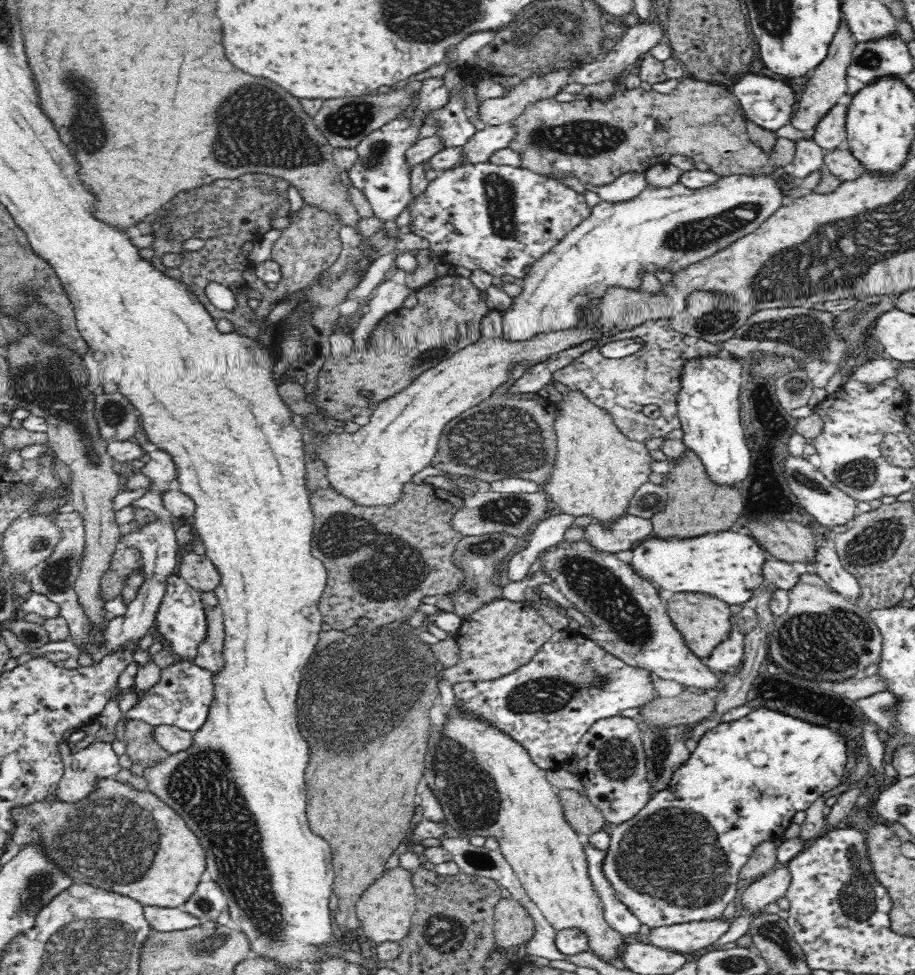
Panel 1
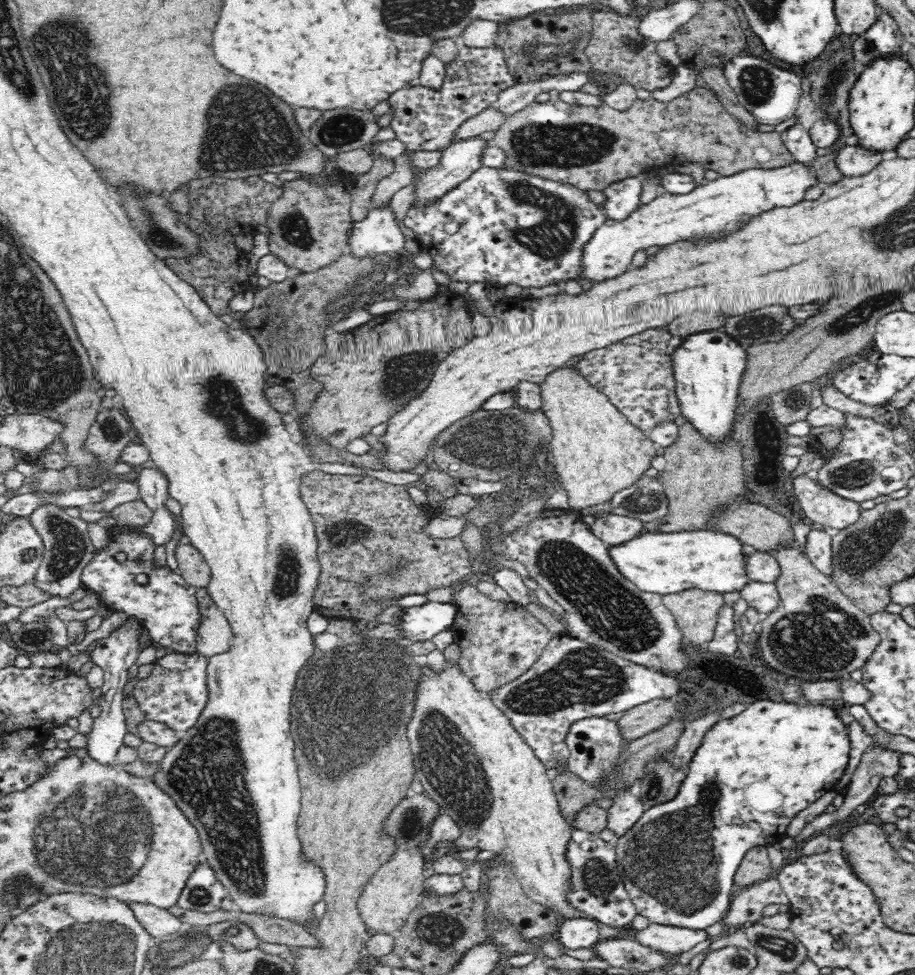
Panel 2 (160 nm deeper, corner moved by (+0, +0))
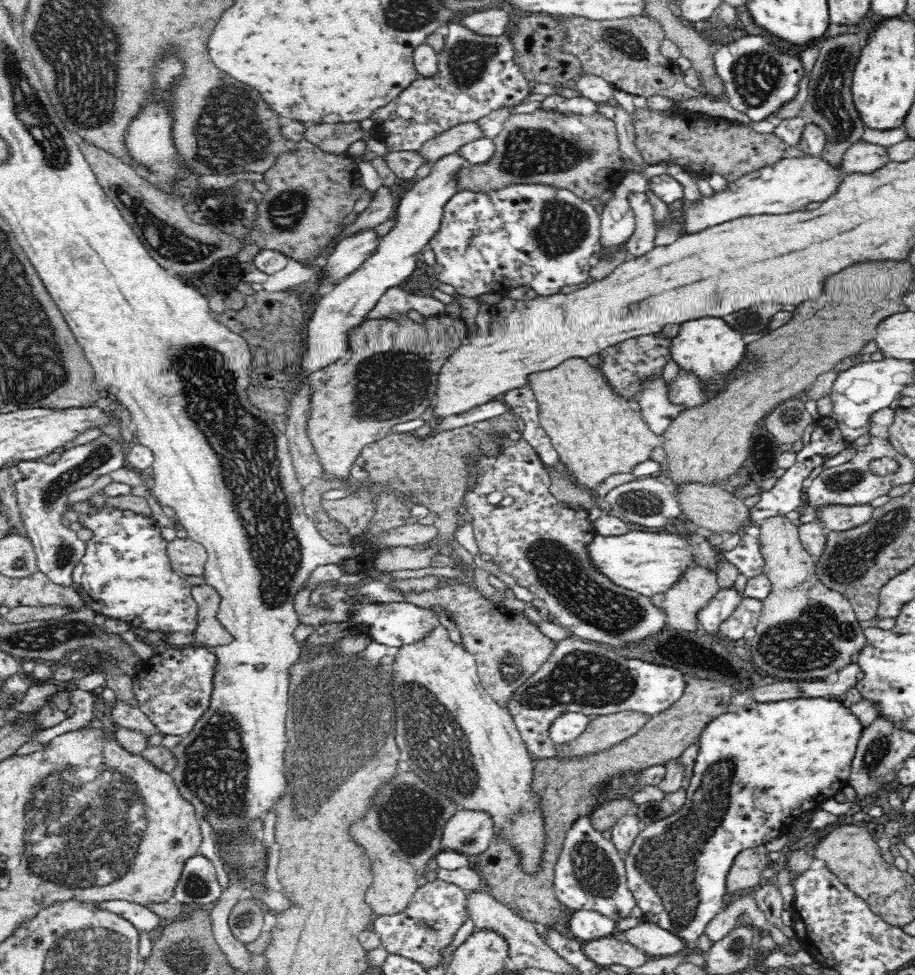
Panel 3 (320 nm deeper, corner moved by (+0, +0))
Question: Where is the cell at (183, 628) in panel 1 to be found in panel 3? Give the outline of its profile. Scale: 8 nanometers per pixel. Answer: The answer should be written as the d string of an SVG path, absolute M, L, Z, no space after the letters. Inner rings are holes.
M90 501L76 502L70 508L78 513L78 522L92 530L93 536L86 542L86 554L74 568L73 587L82 595L83 602L96 614L124 620L131 627L143 628L150 632L162 632L165 644L171 647L193 646L193 633L198 622L198 605L191 595L192 586L181 573L171 567L167 555L168 542L161 536L158 523L152 516L140 516L131 510L116 510L104 505L98 512L92 512Z

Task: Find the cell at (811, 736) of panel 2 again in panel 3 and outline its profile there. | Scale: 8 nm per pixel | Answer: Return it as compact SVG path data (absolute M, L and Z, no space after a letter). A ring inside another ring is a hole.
M800 698L779 702L756 702L751 700L745 706L738 708L736 712L724 712L721 716L709 722L699 738L698 754L692 768L687 798L682 808L675 810L668 816L652 819L650 822L643 824L640 832L638 832L636 838L625 852L624 864L627 887L632 891L635 903L643 912L643 920L664 927L664 929L672 931L673 934L678 934L681 938L687 940L686 948L696 948L698 938L704 934L708 924L726 907L728 872L730 872L738 854L742 850L756 848L770 842L770 840L774 840L774 838L780 838L780 835L786 834L790 830L794 818L798 819L803 812L817 809L827 799L834 797L849 779L857 742L861 736L862 725L858 723L854 714L842 702L824 698Z

